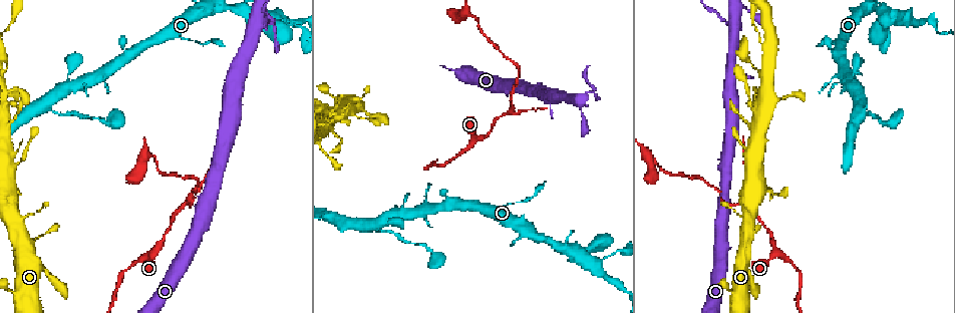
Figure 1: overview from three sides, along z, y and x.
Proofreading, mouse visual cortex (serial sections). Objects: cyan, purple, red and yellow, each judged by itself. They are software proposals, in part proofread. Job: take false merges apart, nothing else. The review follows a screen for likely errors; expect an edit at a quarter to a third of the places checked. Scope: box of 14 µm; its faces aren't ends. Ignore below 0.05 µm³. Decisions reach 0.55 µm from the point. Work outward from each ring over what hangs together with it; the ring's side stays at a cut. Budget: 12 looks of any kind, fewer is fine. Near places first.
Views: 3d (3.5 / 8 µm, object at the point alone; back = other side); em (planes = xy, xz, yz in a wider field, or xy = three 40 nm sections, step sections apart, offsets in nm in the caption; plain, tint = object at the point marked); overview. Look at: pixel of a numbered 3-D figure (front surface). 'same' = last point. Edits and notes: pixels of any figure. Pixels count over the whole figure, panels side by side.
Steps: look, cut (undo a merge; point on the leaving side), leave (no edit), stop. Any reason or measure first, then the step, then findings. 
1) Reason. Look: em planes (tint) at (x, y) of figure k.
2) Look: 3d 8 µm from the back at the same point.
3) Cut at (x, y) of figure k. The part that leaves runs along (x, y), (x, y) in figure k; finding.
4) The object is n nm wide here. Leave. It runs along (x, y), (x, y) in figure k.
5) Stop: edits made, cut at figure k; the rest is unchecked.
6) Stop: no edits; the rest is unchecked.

Sharp bend. Look: 3d 3.5 µm at (508, 113) of figure 1.

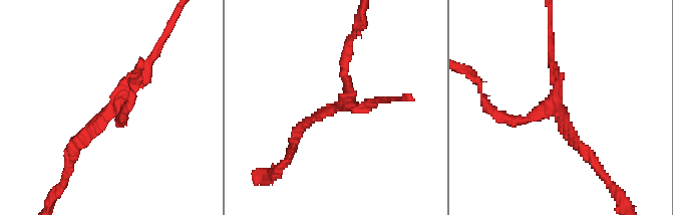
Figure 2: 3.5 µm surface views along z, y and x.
Shape alone is not enough. Look: em xy step 1 (tint) at (344, 105) of figure 2.

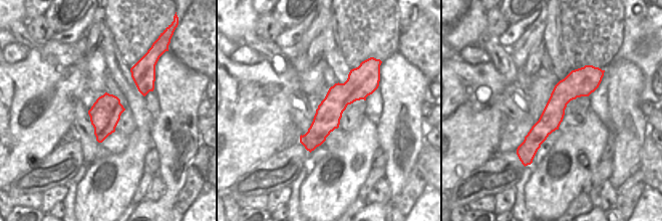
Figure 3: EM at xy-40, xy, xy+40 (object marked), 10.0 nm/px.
Cut at (500, 117) of figure 2. The part that leaves runs along (348, 84), (348, 40), (361, 25) in figure 2; two cells meet here.

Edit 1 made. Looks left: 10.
Small branch off a trunk. Look: 3d 3.5 µm at (50, 108) of figure 1.

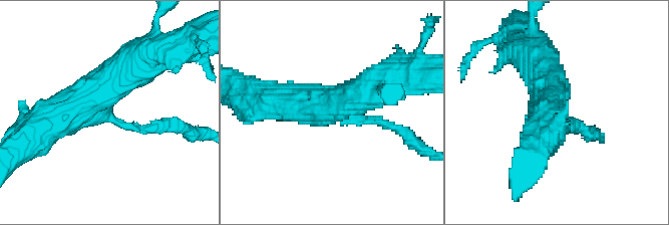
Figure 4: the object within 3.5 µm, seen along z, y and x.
The arms are 150, 500, 600 nm wide. Leave. It runs along (153, 55), (101, 95), (43, 127) in figure 4; continuous, no second cell.

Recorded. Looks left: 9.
Thin arm on a thick one. Look: 3d 3.5 µm at (13, 130) of figure 1.

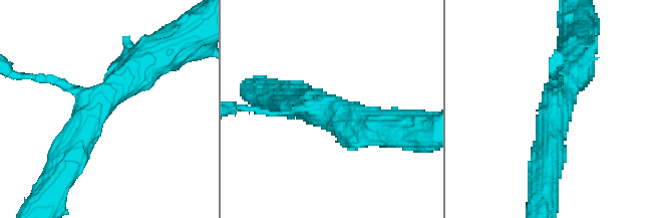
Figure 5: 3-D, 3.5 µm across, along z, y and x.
3 arms meet here; the arms are 100, 450, 600 nm wide. Look: em xy step 3 (plain) at (554, 106) of figure 5.

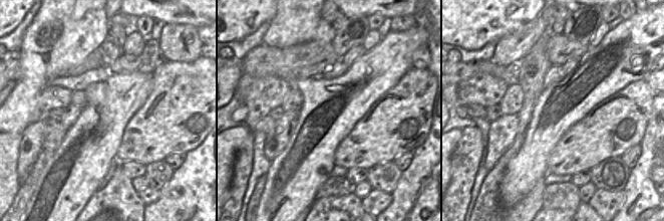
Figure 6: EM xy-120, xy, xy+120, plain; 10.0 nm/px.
With the object marked. Look: em xy step 3 (tint) at the same point.

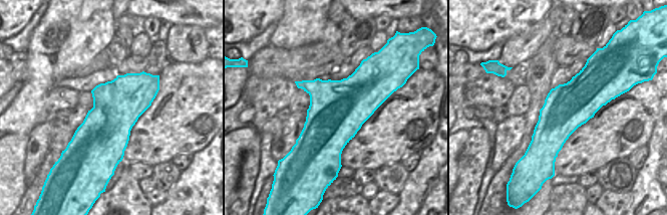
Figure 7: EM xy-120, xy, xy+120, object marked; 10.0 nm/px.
Leave. It runs along (146, 61), (94, 107), (63, 161) in figure 5; one cell here.

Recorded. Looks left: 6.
Thick turns thin. Look: 3d 3.5 µm at (754, 126) of figure 1.

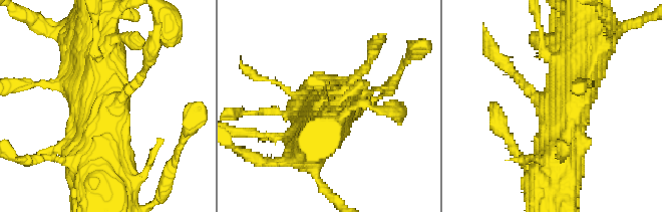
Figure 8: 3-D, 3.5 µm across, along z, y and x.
Look: em xy step 1 (tint) at (549, 106) of figure 8.

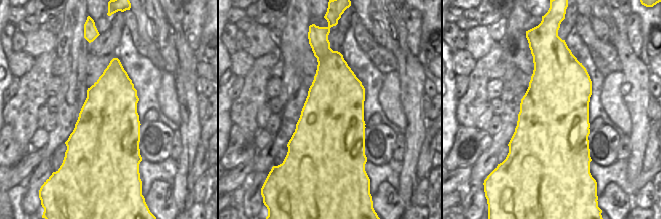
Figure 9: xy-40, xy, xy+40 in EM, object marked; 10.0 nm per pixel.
Leave. It runs along (558, 161), (566, 121), (504, 61) in figure 8; all the same cell.

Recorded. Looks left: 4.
Sharp bend. Look: 3d 3.5 µm at (585, 92) of figure 1.

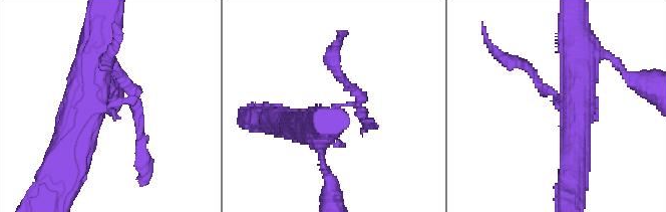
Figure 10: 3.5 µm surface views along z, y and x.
3 arms meet here; the arms are 150, 500, 500 nm wide; shape alone is not enough. Look: em xy step 2 (tint) at (565, 105) of figure 10.

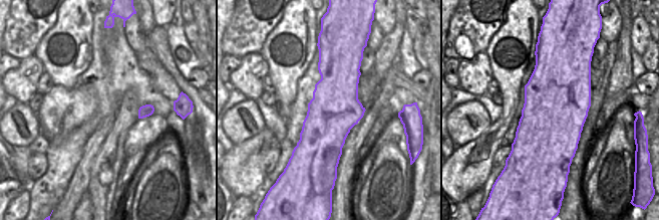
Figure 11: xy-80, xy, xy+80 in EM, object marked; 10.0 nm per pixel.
The object is 500 nm wide here. Cut at (129, 90) of figure 10. The part that leaves runs along (109, 106), (133, 96), (109, 59) in figure 10; a second cell is stuck on.

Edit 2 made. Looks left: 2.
Stop: edits made, cut at figure 2, cut at figure 10; the rest is unchecked.

